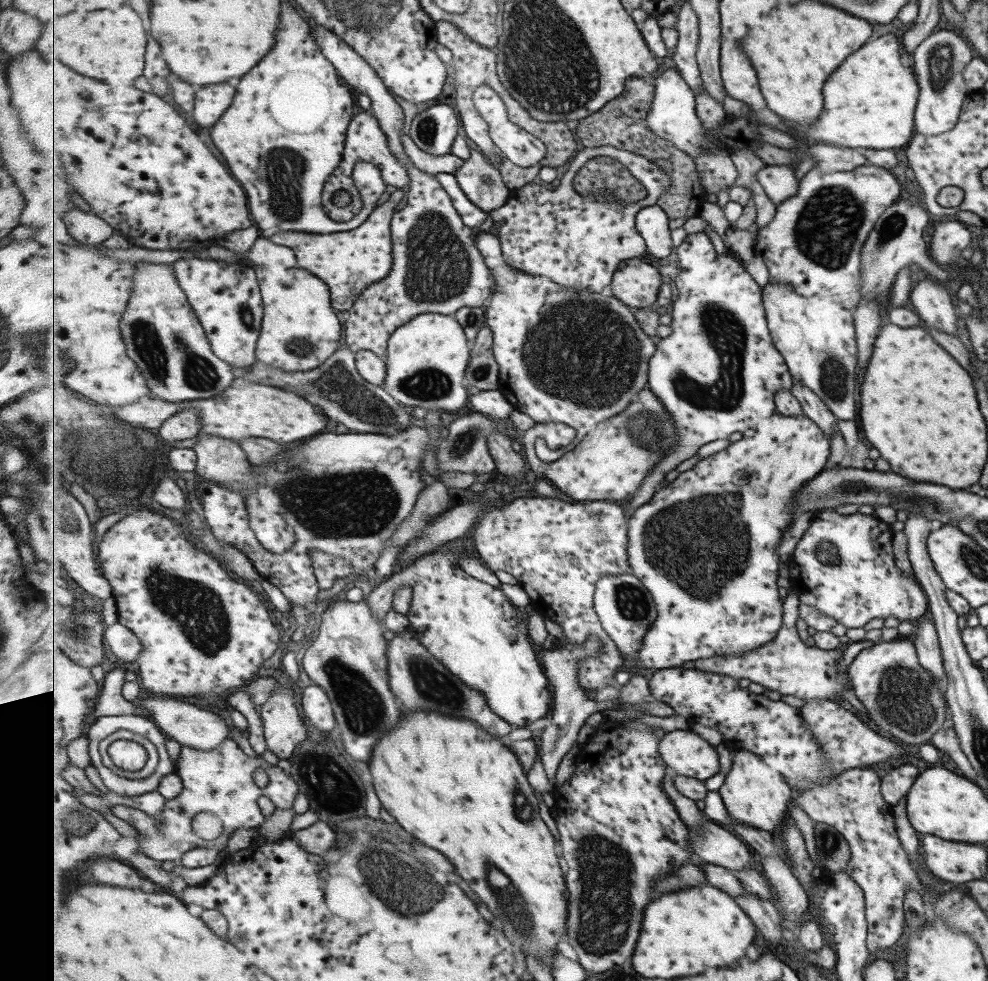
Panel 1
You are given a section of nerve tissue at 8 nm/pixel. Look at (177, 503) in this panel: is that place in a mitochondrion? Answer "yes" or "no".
no

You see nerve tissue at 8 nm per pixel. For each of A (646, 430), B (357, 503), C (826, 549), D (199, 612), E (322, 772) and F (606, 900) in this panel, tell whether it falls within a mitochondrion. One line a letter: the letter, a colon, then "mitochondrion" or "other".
A: mitochondrion
B: mitochondrion
C: mitochondrion
D: mitochondrion
E: mitochondrion
F: mitochondrion

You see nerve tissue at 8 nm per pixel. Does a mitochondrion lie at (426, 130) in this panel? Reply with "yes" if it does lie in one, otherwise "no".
yes

